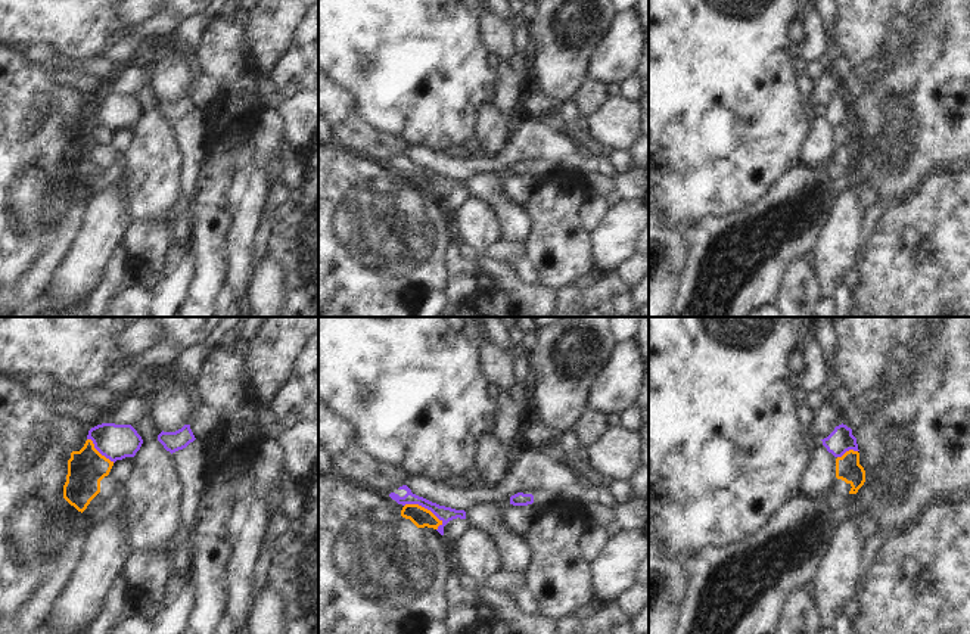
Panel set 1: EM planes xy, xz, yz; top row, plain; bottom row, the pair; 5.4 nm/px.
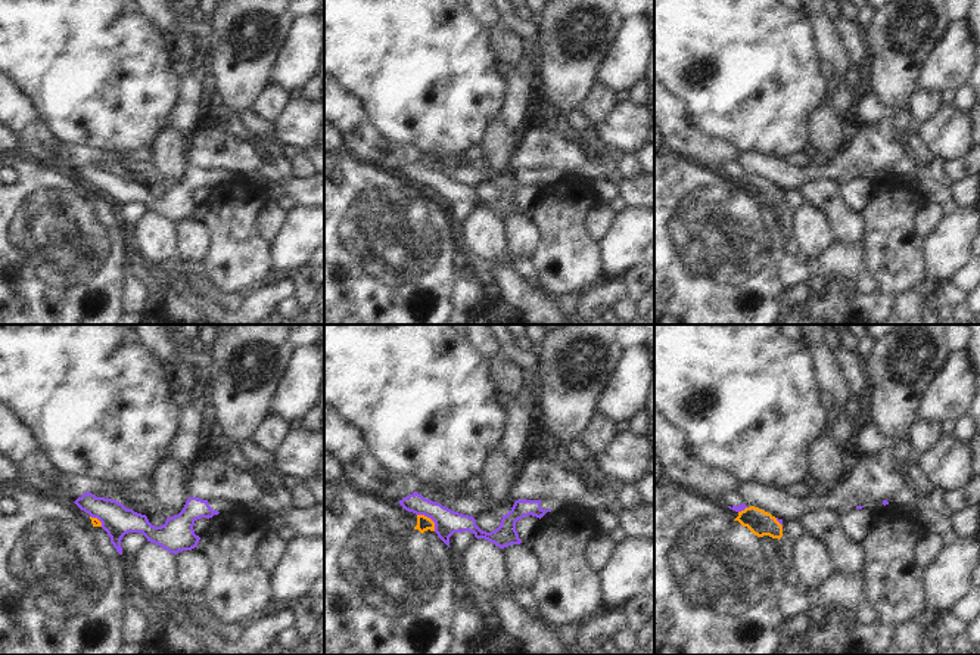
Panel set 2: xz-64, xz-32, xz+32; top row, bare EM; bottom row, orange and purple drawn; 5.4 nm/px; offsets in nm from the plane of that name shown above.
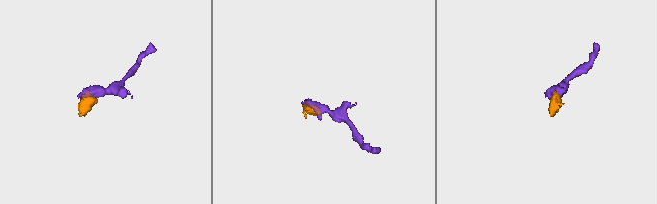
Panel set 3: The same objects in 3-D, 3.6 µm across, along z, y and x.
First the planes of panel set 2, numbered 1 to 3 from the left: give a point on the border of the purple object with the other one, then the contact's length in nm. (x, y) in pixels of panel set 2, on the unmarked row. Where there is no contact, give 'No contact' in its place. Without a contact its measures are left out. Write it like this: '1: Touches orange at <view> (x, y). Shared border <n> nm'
1: Touches orange at xz-64 (98, 189). Shared border 90 nm
2: Touches orange at xz-32 (429, 188). Shared border 140 nm
3: Touches orange at xz+32 (742, 180). Shared border 60 nm

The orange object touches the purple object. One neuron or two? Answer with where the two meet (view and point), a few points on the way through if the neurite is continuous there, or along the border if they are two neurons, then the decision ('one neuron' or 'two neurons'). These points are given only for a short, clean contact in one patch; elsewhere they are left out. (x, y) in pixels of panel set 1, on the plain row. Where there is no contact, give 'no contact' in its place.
xz (423, 177) | along xz (404, 174), (420, 174), (442, 193) | two neurons

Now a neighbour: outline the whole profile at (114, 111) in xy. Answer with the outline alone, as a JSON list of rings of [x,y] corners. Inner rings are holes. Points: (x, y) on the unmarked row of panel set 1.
[[[102,93],[88,100],[94,118],[111,131],[134,127],[143,109],[131,94]]]

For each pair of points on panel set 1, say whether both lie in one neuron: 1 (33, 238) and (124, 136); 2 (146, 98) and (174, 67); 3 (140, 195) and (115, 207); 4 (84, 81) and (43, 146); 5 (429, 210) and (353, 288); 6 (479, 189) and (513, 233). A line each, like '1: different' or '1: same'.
1: different
2: different
3: different
4: different
5: same
6: same

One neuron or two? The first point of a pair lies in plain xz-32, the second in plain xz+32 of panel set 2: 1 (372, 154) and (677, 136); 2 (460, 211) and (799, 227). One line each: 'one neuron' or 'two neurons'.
1: one neuron
2: two neurons

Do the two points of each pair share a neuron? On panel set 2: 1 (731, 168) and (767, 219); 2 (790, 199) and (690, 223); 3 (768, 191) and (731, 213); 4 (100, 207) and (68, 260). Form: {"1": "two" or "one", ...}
{"1": "two", "2": "two", "3": "one", "4": "one"}

